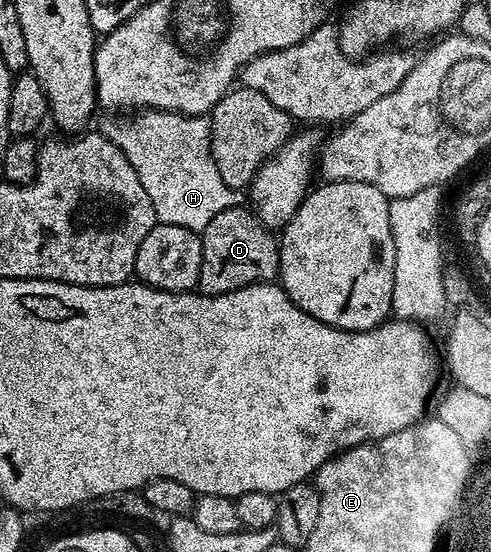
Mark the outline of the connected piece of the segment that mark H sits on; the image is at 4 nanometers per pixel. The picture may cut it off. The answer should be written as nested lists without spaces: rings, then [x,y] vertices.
[[[148,109],[133,114],[131,121],[106,121],[100,125],[106,138],[132,163],[132,171],[140,178],[144,191],[148,191],[148,199],[152,199],[154,219],[160,225],[175,225],[201,234],[208,223],[212,223],[220,211],[228,211],[228,207],[239,204],[239,194],[224,179],[220,179],[220,171],[214,162],[214,150],[210,148],[210,122],[205,116],[186,117],[182,113],[166,113],[162,109]]]

